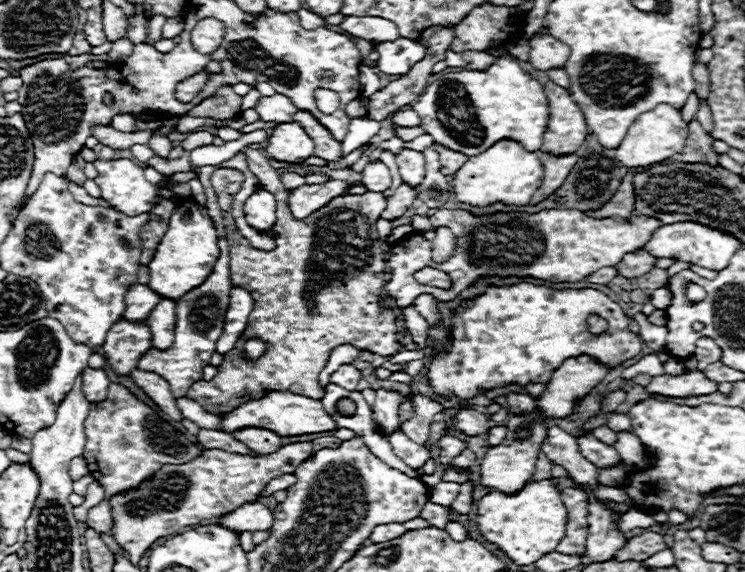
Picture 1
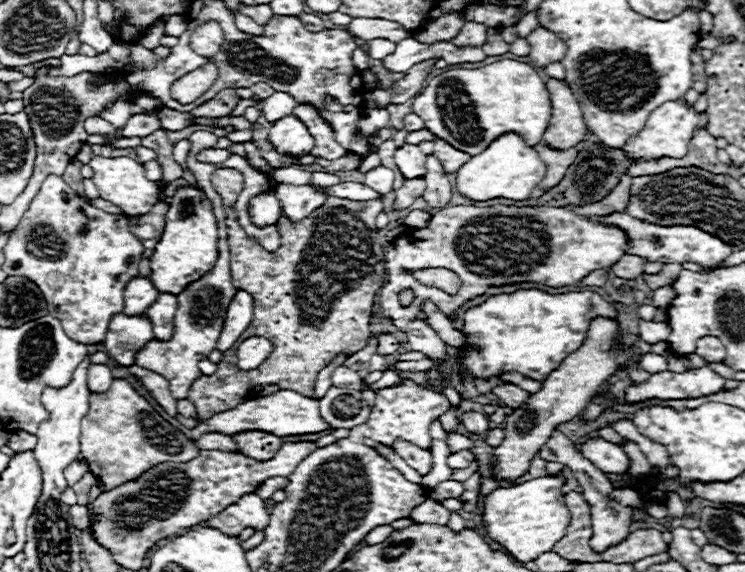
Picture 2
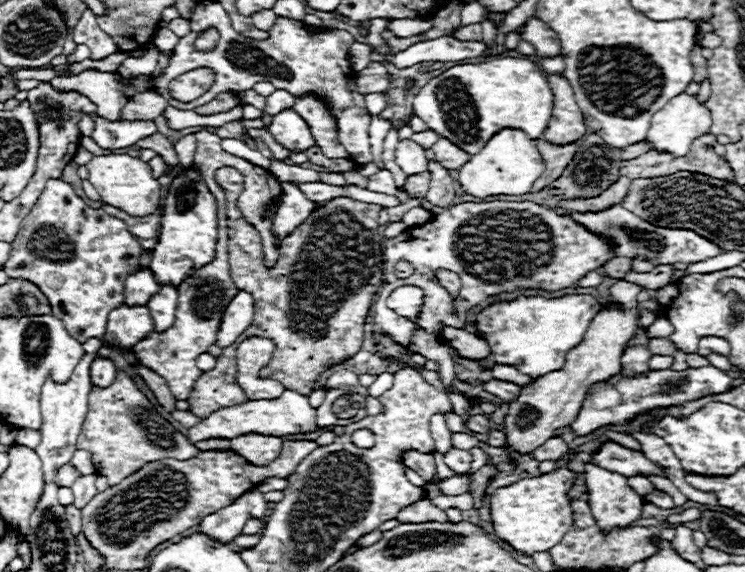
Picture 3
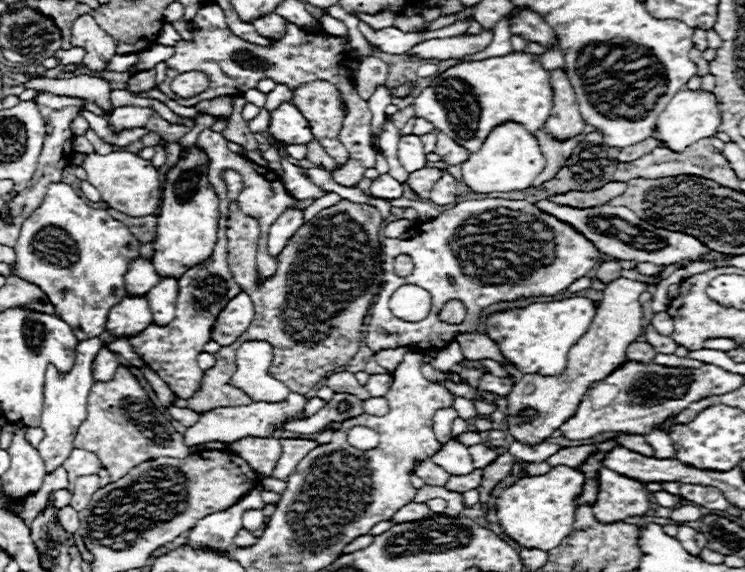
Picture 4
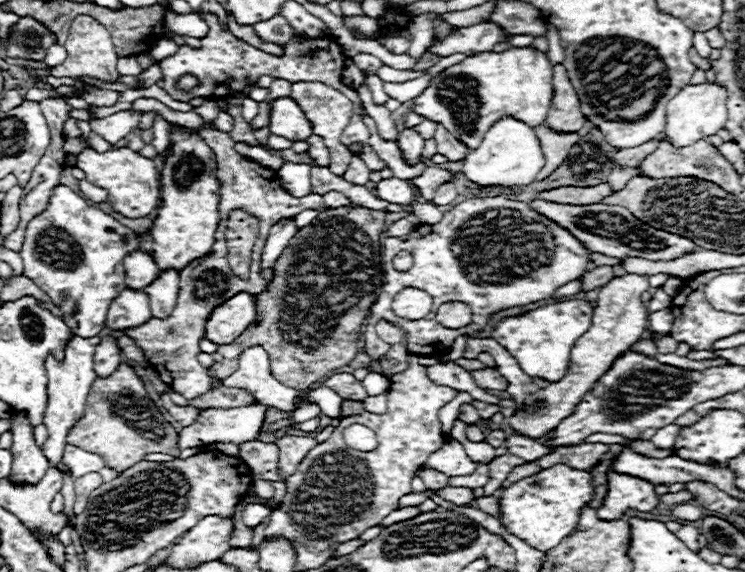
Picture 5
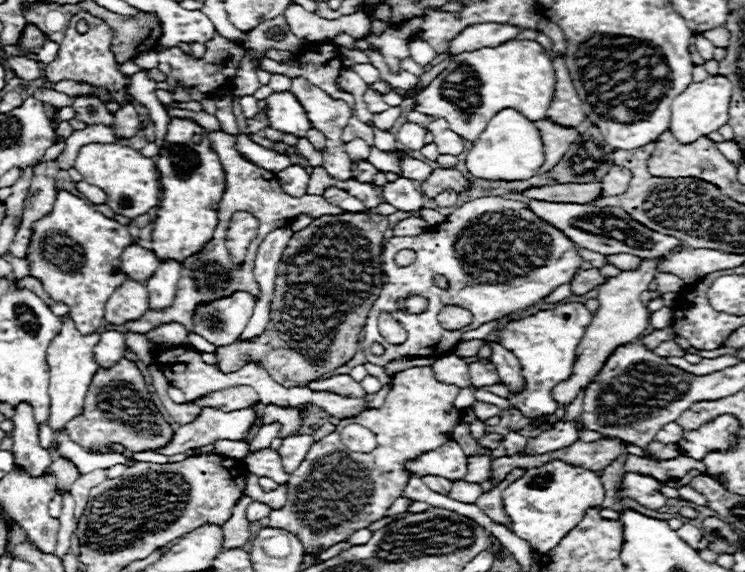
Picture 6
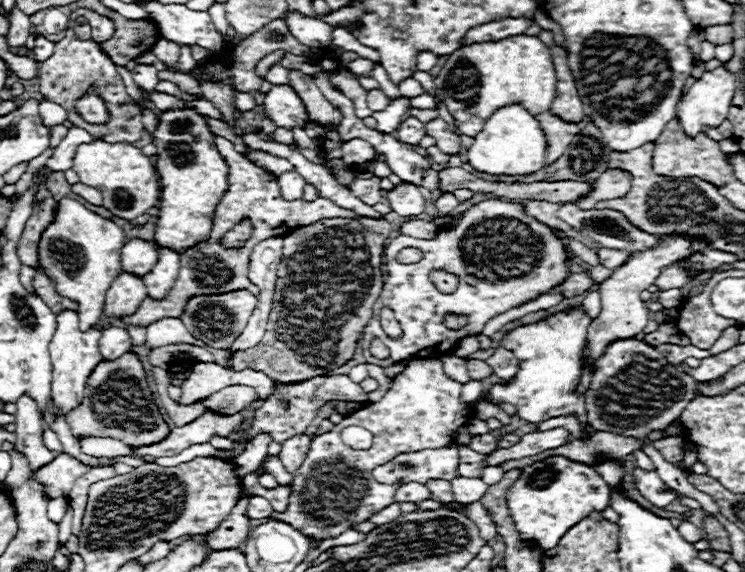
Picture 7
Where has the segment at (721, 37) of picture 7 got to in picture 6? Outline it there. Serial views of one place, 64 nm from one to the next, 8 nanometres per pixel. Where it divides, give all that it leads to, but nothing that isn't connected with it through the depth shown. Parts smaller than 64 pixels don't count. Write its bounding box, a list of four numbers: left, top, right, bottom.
[704,26,728,48]

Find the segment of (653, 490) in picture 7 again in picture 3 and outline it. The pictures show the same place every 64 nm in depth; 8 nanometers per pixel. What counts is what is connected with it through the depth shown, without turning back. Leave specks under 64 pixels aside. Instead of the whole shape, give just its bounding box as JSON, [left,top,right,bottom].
[584,464,642,532]

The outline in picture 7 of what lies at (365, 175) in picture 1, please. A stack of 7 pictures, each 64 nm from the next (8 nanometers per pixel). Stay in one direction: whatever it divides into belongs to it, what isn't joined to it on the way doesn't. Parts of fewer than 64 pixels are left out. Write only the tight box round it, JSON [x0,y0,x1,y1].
[386,182,434,216]

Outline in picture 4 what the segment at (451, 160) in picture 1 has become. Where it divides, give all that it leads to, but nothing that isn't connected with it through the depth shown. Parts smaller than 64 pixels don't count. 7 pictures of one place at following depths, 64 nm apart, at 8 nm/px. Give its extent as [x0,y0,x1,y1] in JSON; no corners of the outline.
[434,132,470,166]

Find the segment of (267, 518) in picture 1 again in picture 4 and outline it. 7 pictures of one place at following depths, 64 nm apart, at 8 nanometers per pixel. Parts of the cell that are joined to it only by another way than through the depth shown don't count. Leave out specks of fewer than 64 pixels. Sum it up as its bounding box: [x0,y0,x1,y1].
[188,488,266,552]

